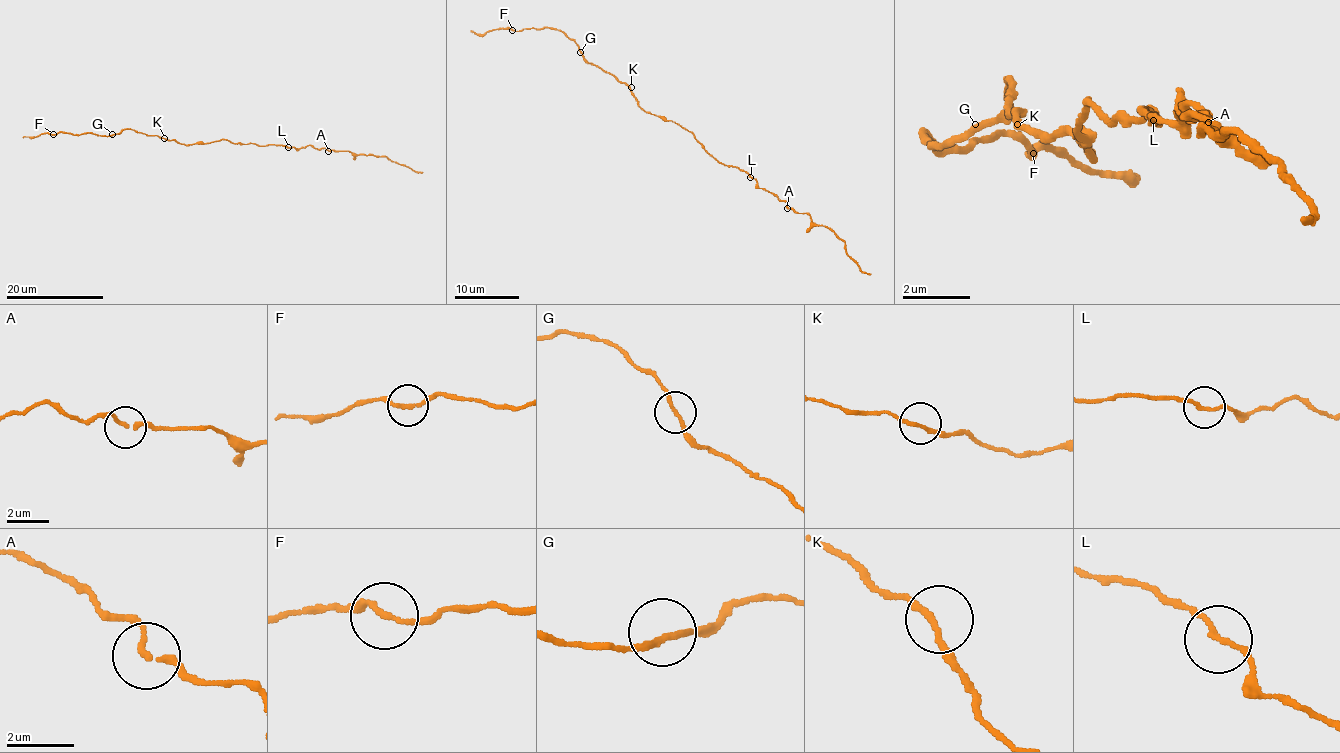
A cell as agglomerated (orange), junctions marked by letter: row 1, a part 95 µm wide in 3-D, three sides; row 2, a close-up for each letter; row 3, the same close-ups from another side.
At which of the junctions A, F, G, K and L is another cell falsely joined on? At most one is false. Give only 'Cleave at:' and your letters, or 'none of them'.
Cleave at: none of them

